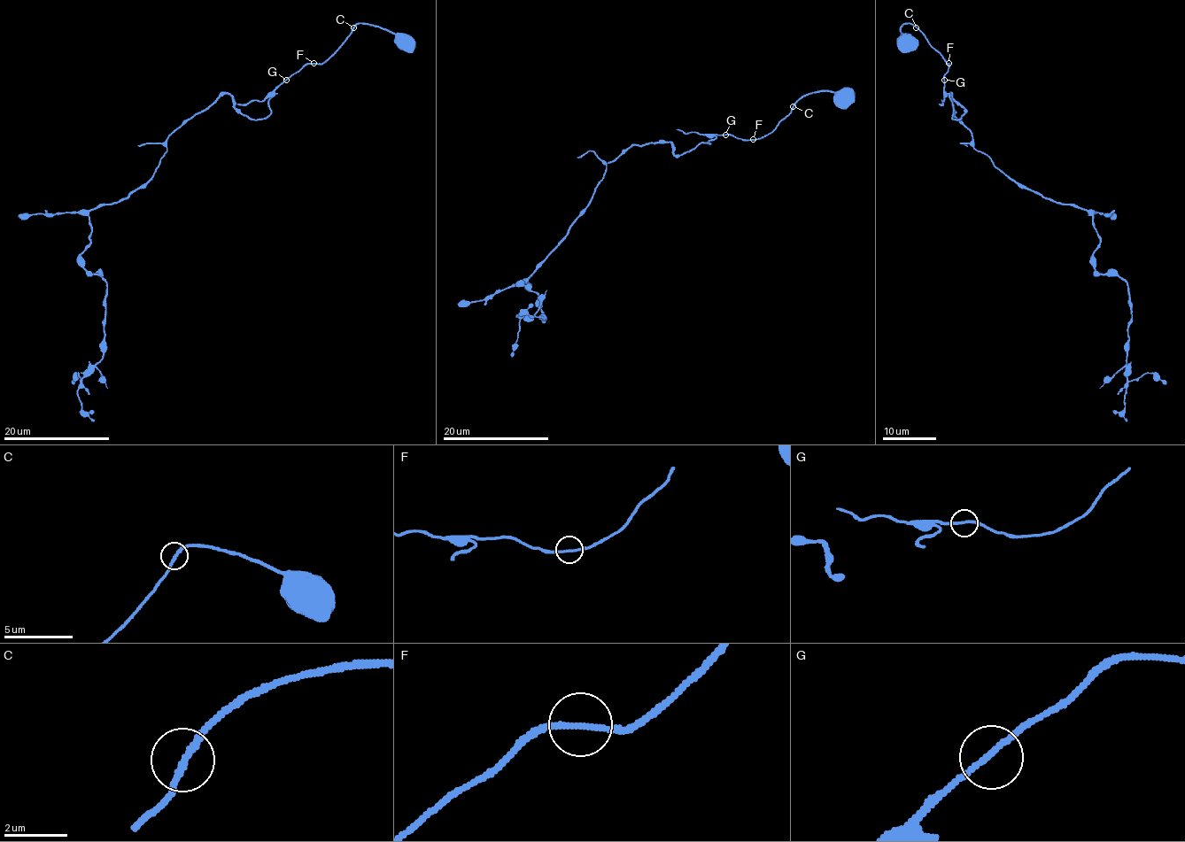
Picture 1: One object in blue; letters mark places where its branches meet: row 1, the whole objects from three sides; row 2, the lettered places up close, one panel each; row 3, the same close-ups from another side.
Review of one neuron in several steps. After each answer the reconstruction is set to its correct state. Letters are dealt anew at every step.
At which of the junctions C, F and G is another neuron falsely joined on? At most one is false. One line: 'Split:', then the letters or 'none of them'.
Split: none of them

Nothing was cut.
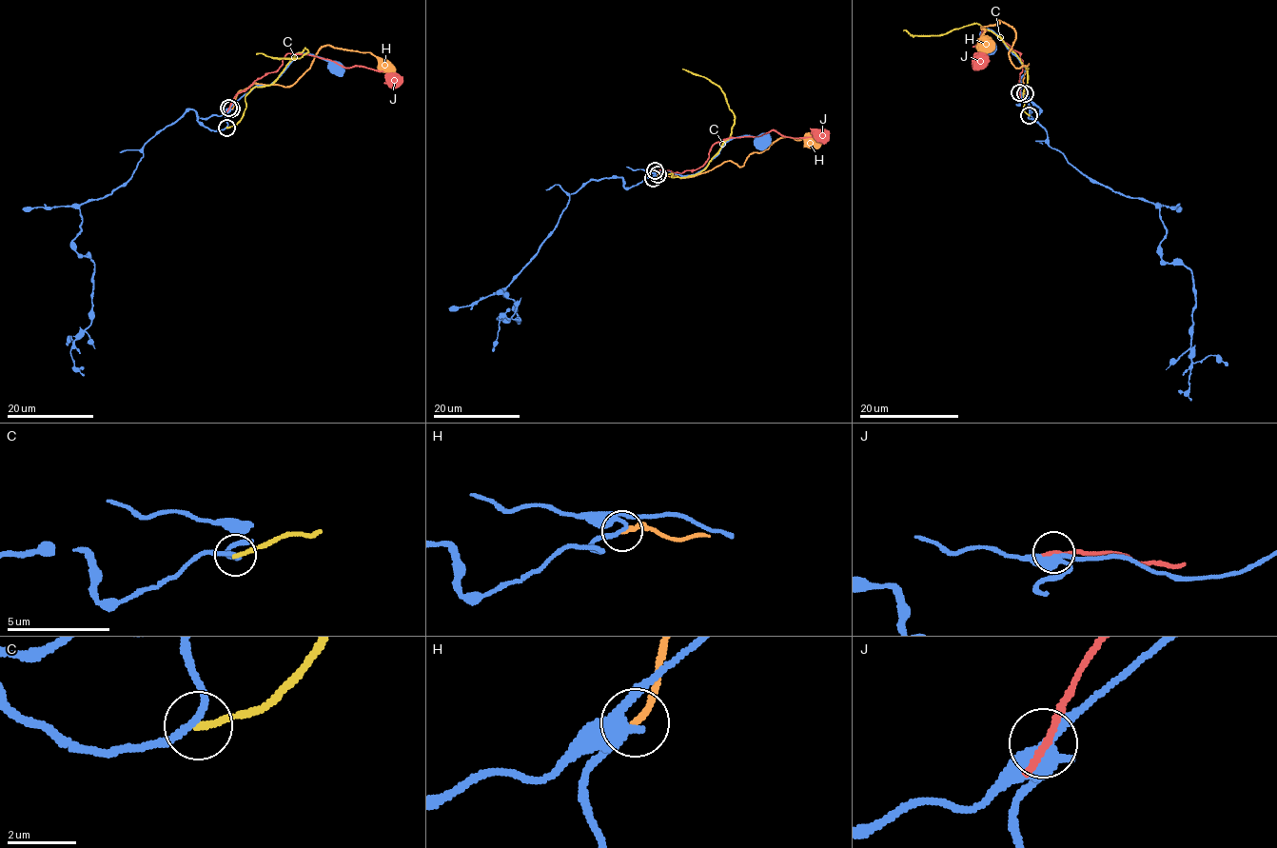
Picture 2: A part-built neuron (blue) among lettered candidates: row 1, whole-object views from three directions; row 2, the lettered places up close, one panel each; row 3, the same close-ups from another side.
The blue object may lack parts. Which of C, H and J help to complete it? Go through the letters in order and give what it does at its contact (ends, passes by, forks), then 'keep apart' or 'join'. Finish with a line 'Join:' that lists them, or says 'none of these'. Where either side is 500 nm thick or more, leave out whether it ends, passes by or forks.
C: it ends; keep apart
H: it ends; keep apart
J: it ends; keep apart
Join: none of these

